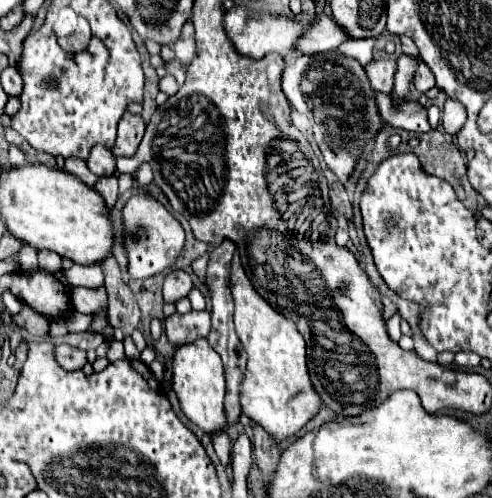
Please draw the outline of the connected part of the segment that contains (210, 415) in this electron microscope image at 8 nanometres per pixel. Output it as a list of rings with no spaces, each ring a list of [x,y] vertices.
[[[207,338],[179,346],[173,356],[173,390],[179,398],[183,414],[209,436],[225,432],[229,422],[225,416],[225,372],[219,354],[211,348]]]

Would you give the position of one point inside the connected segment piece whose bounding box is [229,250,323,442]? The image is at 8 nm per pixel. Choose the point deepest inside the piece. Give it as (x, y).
(277, 393)

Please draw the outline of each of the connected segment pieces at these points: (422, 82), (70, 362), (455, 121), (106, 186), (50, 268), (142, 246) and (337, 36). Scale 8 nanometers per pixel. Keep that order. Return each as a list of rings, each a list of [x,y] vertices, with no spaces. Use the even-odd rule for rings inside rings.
[[[419,64],[419,68],[417,68],[417,74],[415,74],[415,80],[413,80],[413,86],[421,92],[421,94],[425,94],[427,90],[431,90],[433,86],[435,86],[435,76],[433,76],[433,72],[427,68],[427,64]]]
[[[61,344],[55,348],[55,360],[65,370],[77,370],[77,368],[85,366],[85,352],[79,348],[73,348],[69,344]]]
[[[447,98],[445,106],[443,106],[441,122],[443,122],[443,128],[451,136],[455,136],[459,132],[459,128],[463,126],[463,122],[465,122],[465,108],[463,108],[463,104],[459,104],[459,100],[455,100],[455,98]]]
[[[103,176],[97,180],[95,190],[99,190],[99,194],[105,198],[107,208],[113,208],[117,196],[119,196],[119,186],[117,186],[117,176]]]
[[[41,250],[39,252],[39,268],[41,270],[47,270],[47,272],[57,272],[61,270],[61,256],[57,252],[51,252],[51,250]]]
[[[135,194],[127,206],[123,208],[123,222],[125,222],[125,246],[129,256],[129,276],[145,280],[153,274],[163,272],[169,268],[181,254],[185,234],[181,224],[165,210],[163,204],[153,200],[147,194]]]
[[[321,14],[295,42],[295,54],[319,54],[335,50],[349,36],[325,14]]]

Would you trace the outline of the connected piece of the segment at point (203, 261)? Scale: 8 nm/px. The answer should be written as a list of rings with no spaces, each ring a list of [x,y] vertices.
[[[206,253],[203,256],[200,256],[199,258],[195,259],[191,265],[195,274],[203,282],[205,282],[205,279],[206,279],[206,269],[207,269],[208,261],[209,261],[209,255],[208,253]]]

